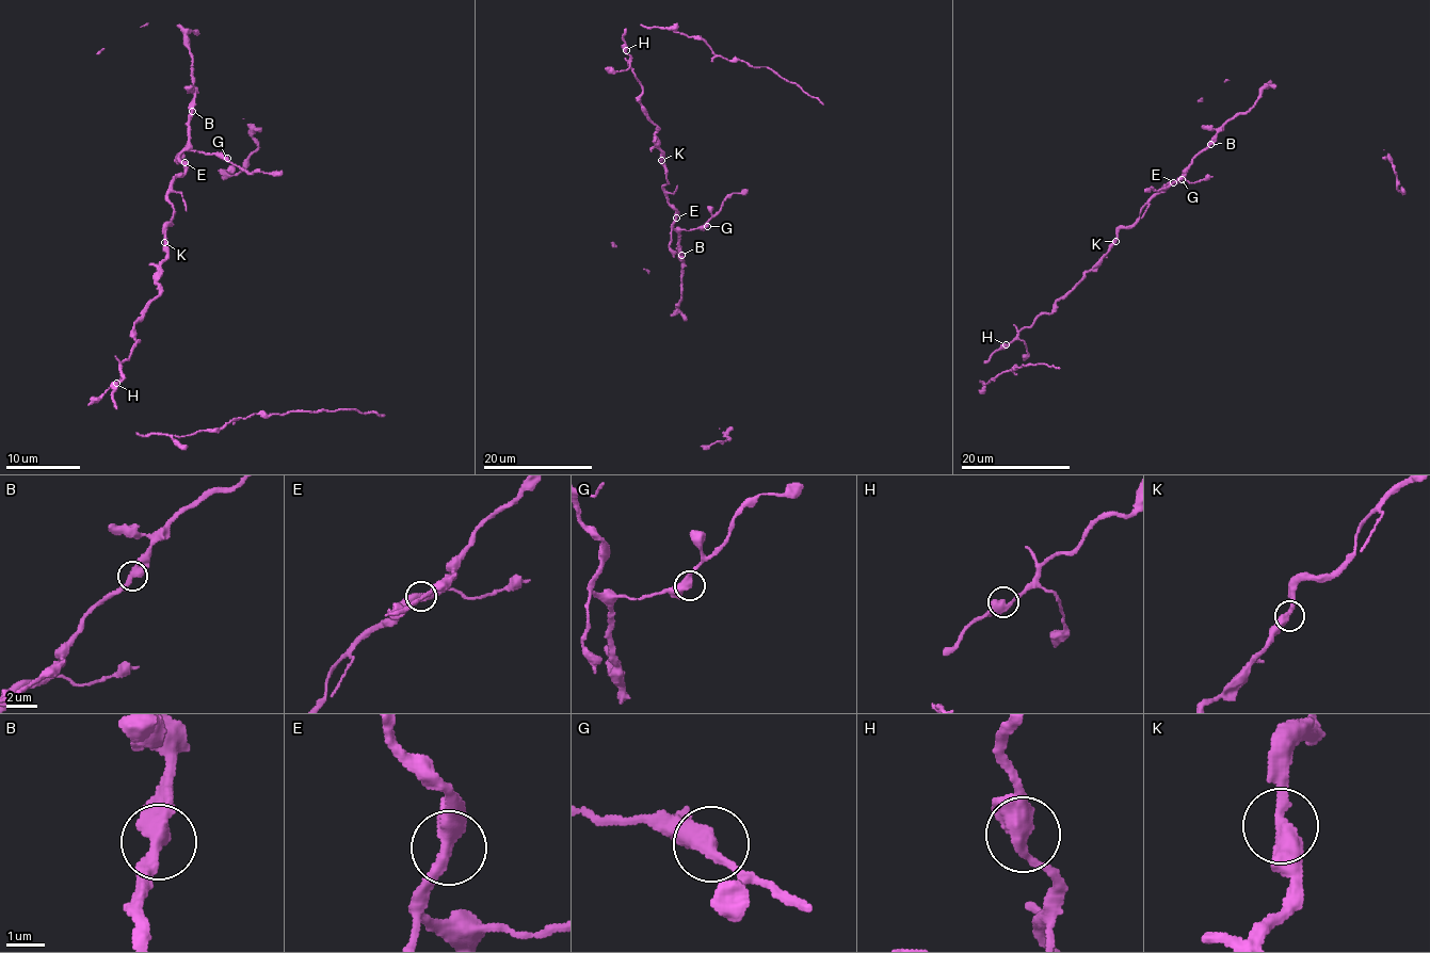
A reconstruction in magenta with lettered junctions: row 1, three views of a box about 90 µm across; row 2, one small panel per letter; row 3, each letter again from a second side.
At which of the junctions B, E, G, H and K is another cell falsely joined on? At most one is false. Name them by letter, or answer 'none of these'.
none of these

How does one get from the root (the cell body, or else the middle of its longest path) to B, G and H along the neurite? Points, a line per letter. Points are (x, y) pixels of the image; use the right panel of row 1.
B: (1114, 239), (1115, 232), (1129, 227), (1153, 197), (1176, 183), (1191, 161), (1210, 144)
G: (1114, 239), (1120, 228), (1129, 227), (1139, 217), (1141, 209), (1153, 197), (1186, 174), (1182, 179)
H: (1114, 239), (1112, 247), (1056, 302), (1050, 313), (1042, 313), (1006, 344)

